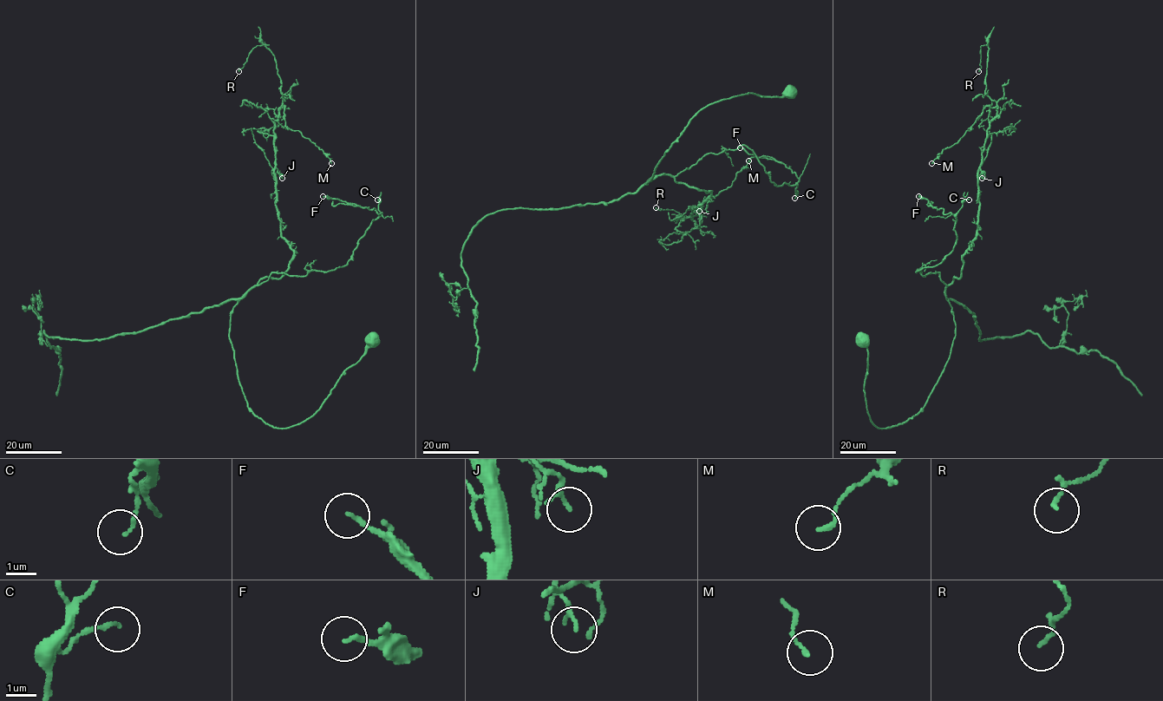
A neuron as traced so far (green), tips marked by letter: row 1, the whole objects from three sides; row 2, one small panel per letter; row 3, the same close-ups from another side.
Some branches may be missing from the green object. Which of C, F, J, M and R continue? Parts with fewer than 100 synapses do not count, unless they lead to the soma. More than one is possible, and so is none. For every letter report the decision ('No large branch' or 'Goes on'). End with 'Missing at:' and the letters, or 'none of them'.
C: No large branch
F: No large branch
J: No large branch
M: No large branch
R: No large branch
Missing at: none of them

